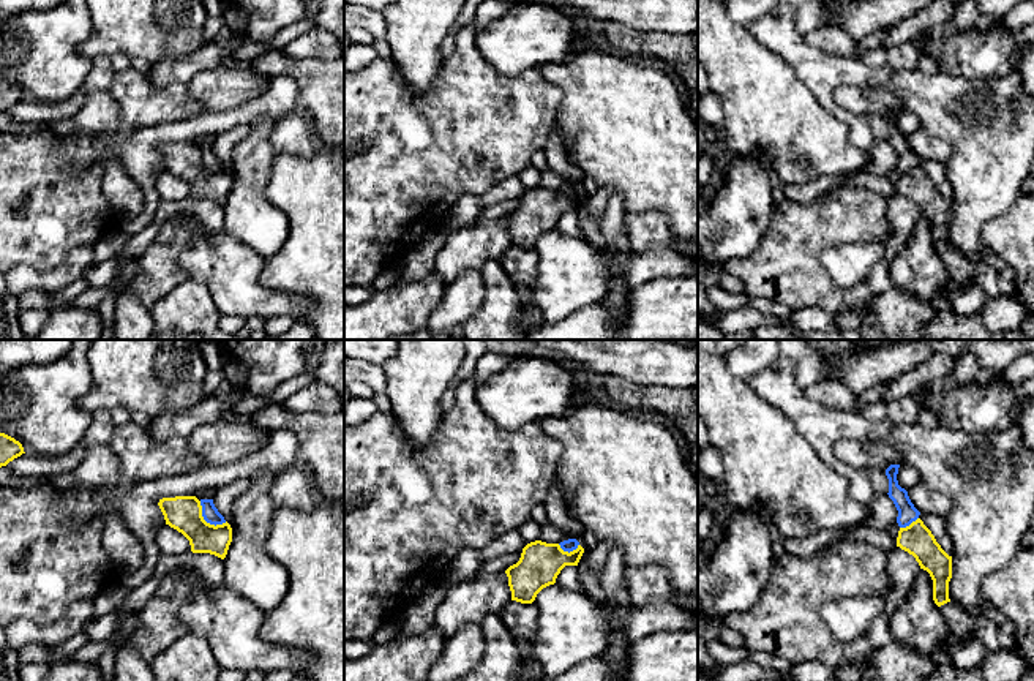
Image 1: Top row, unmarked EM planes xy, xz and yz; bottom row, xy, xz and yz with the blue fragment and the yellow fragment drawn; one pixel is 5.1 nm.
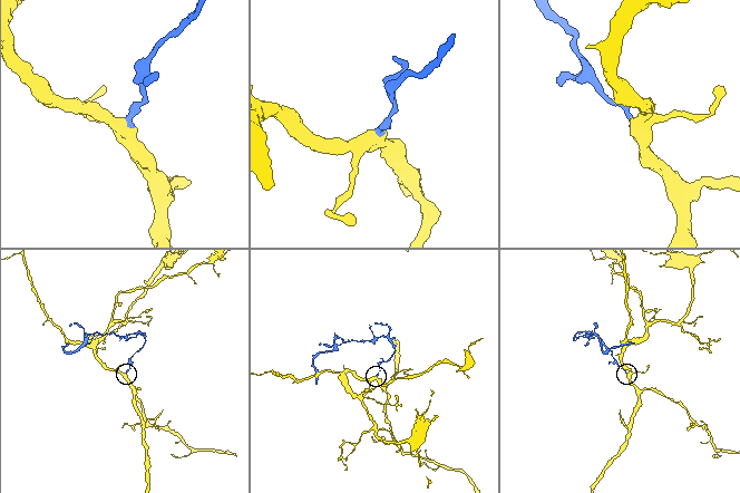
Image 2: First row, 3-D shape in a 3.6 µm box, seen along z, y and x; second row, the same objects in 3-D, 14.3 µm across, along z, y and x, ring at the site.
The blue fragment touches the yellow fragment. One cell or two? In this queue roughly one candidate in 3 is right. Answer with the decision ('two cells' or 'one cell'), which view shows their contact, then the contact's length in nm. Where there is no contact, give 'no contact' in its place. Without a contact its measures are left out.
two cells | xy | 180 nm

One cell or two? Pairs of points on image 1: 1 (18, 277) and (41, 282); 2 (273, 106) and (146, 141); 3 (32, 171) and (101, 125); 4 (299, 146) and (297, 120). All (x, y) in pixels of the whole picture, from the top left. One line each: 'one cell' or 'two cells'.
1: one cell
2: one cell
3: two cells
4: one cell

